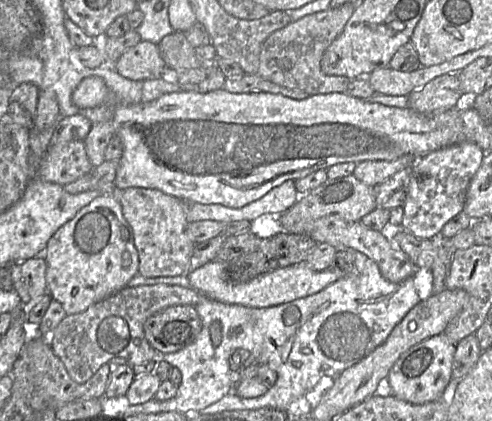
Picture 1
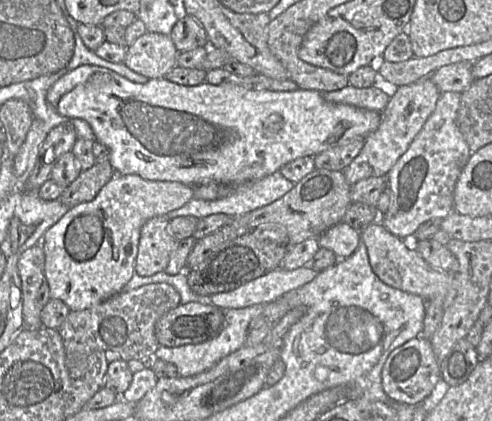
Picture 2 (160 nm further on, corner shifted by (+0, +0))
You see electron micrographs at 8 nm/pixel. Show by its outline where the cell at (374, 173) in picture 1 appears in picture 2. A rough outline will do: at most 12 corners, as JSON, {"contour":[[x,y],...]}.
{"contour":[[430,78],[398,87],[342,171],[386,176],[435,110]]}

